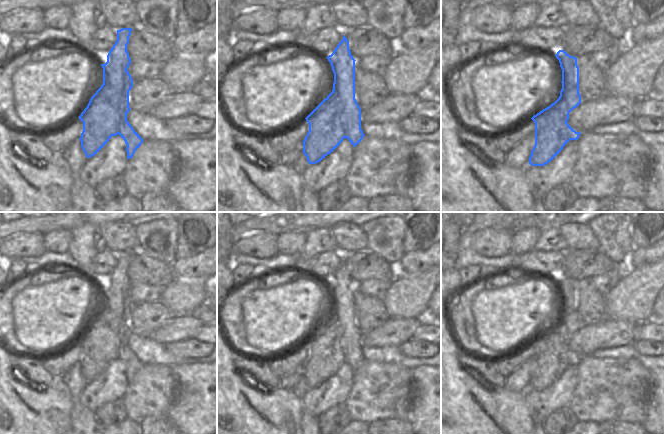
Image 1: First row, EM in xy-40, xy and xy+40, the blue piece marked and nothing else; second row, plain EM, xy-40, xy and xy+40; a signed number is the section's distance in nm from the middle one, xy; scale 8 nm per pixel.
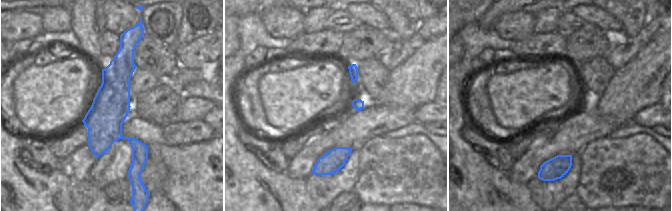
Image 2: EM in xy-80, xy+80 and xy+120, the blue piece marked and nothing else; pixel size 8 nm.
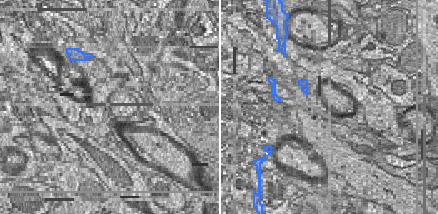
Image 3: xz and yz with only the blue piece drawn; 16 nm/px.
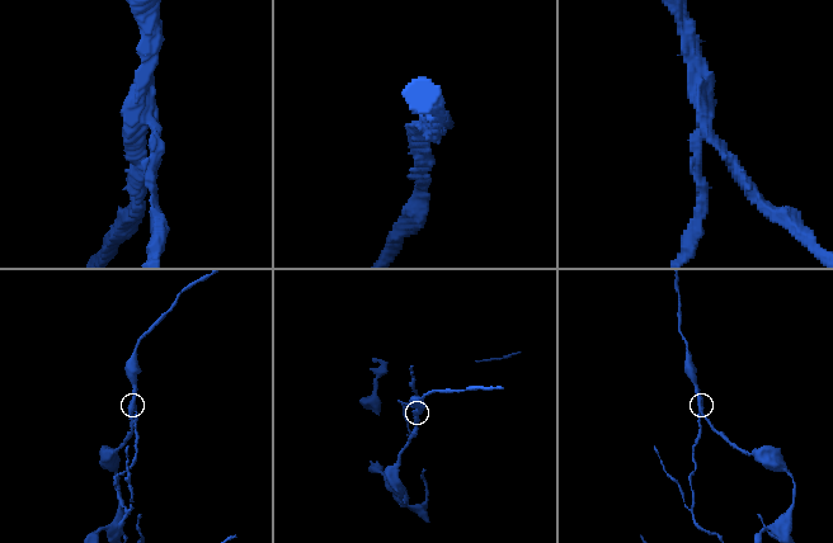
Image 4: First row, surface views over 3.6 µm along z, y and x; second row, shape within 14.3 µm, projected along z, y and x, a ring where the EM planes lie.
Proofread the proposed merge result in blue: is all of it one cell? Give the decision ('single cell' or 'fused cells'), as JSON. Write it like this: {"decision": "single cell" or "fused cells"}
{"decision": "fused cells"}

